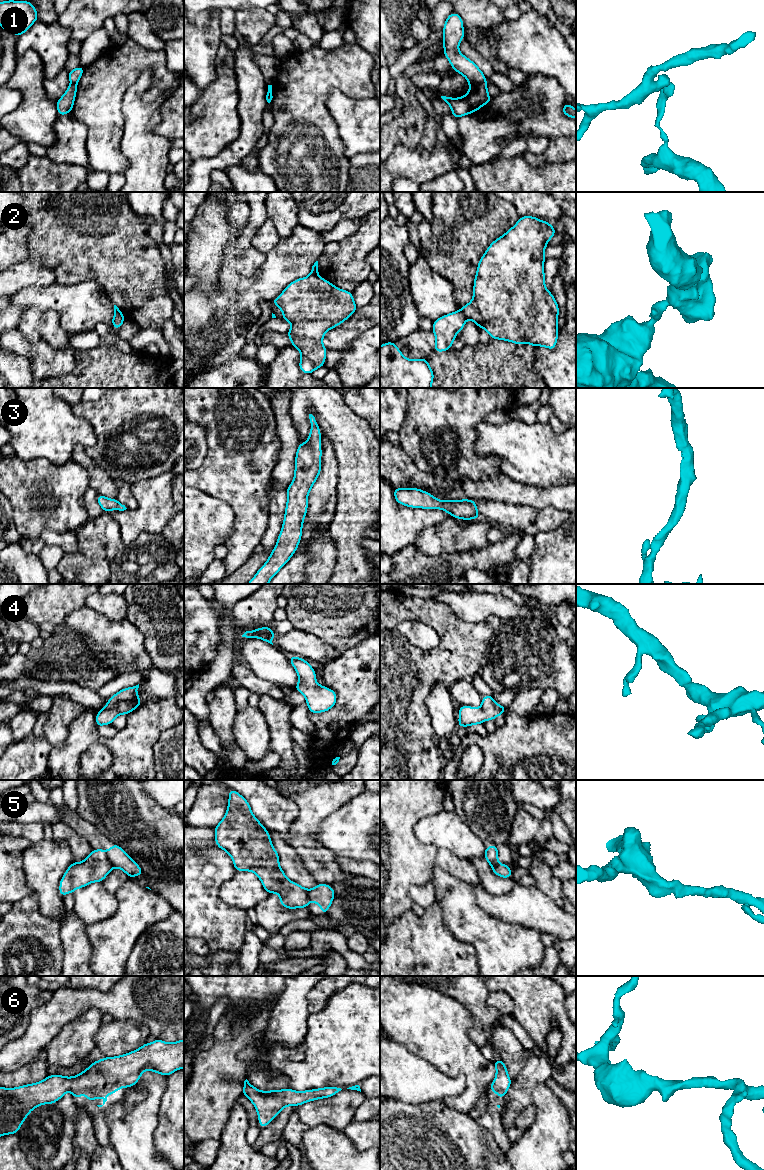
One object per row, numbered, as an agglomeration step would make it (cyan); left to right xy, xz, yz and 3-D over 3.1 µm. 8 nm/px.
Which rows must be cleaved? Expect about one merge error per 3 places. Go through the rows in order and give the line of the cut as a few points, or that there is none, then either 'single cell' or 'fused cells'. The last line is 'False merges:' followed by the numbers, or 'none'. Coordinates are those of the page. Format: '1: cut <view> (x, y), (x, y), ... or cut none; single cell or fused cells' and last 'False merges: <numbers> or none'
1: cut yz (485, 81), (470, 86); fused cells
2: cut yz (460, 310), (466, 318); fused cells
3: cut none; single cell
4: cut none; single cell
5: cut xy (105, 852), (113, 865); fused cells
6: cut none; single cell
False merges: 1, 2, 5

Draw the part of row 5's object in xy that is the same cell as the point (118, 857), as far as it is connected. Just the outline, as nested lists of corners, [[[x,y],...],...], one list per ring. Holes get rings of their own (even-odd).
[[[113,843],[106,853],[112,865],[123,870],[128,875],[129,879],[144,874],[139,865],[115,843]]]

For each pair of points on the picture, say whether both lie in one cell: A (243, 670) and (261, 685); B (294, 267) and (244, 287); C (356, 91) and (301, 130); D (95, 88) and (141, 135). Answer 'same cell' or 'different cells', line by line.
A: same cell
B: same cell
C: same cell
D: different cells

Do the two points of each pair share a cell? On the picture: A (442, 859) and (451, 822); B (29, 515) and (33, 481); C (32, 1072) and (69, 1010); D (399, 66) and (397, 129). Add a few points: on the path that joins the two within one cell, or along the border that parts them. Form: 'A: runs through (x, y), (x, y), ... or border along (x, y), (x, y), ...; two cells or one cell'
A: border along (438, 848), (446, 848), (457, 856), (466, 859); two cells
B: runs through (33, 507), (33, 489); one cell
C: border along (38, 1056), (18, 1069); two cells
D: border along (402, 73), (396, 77), (394, 94); two cells

